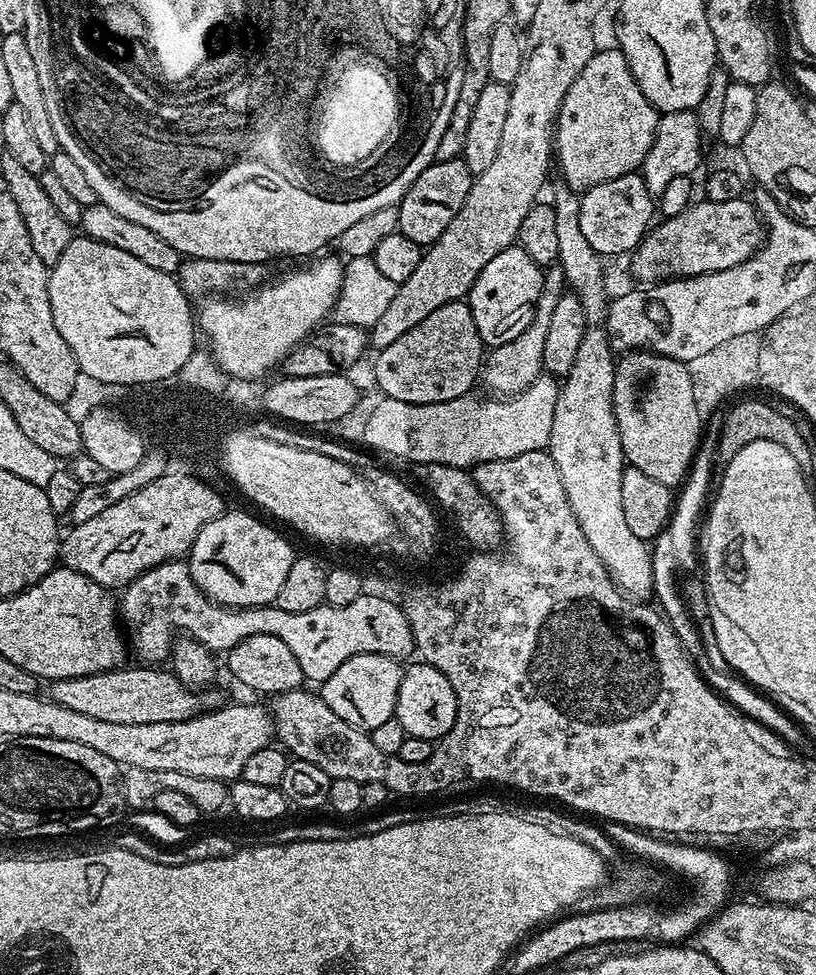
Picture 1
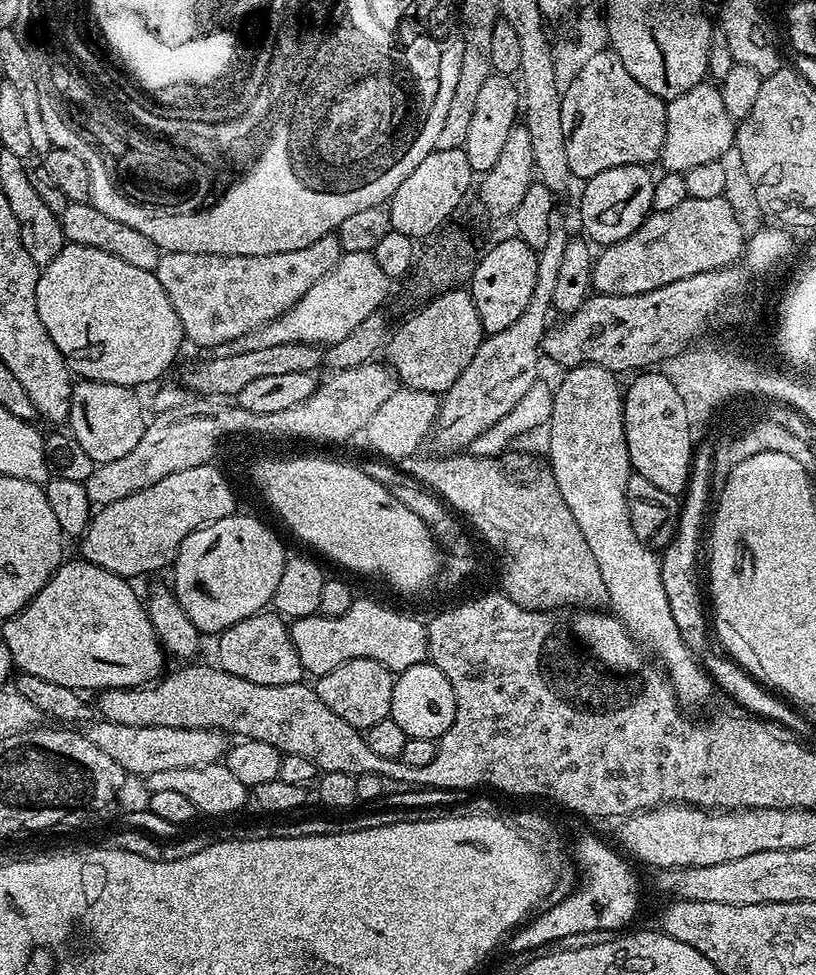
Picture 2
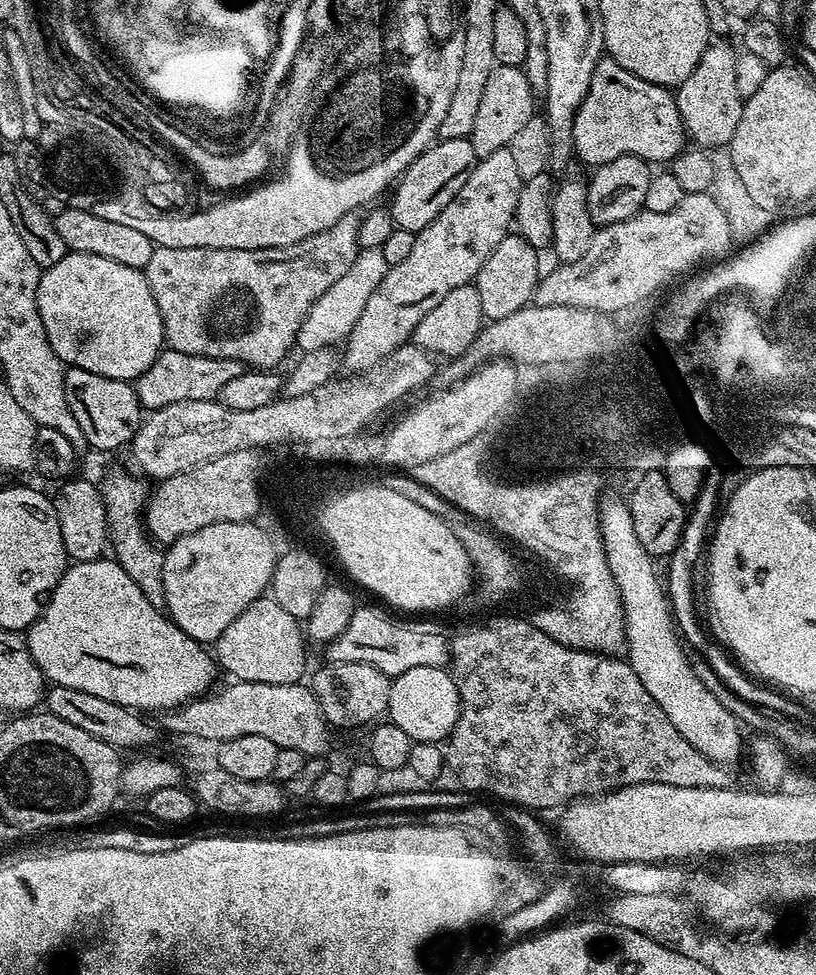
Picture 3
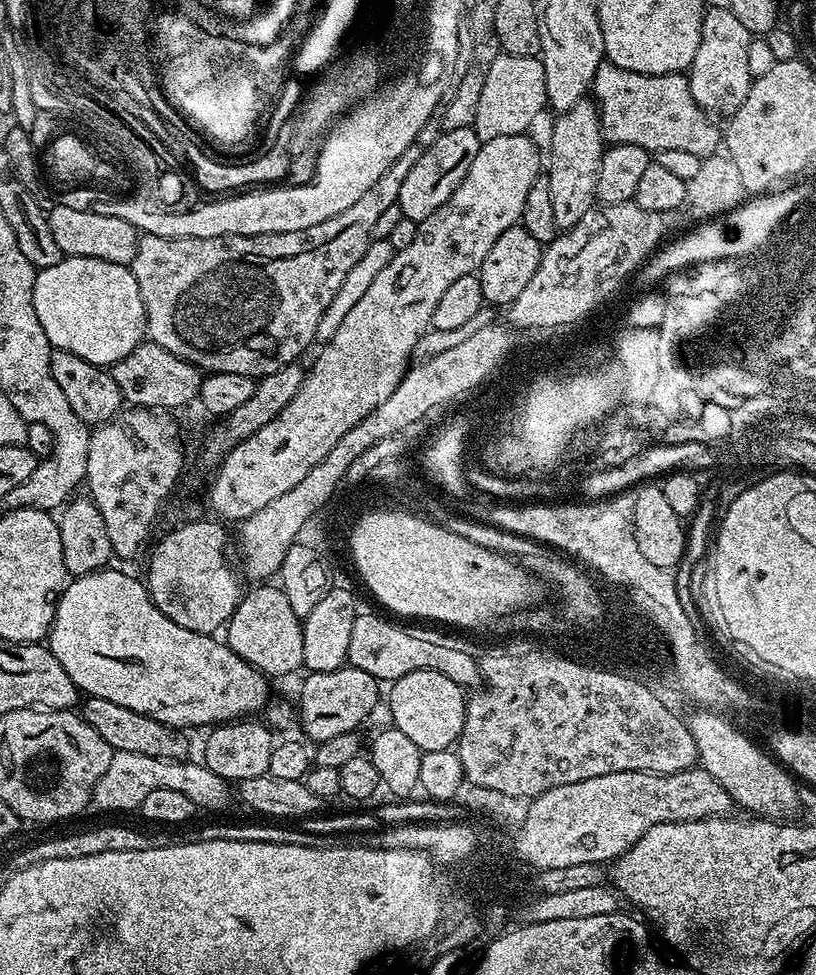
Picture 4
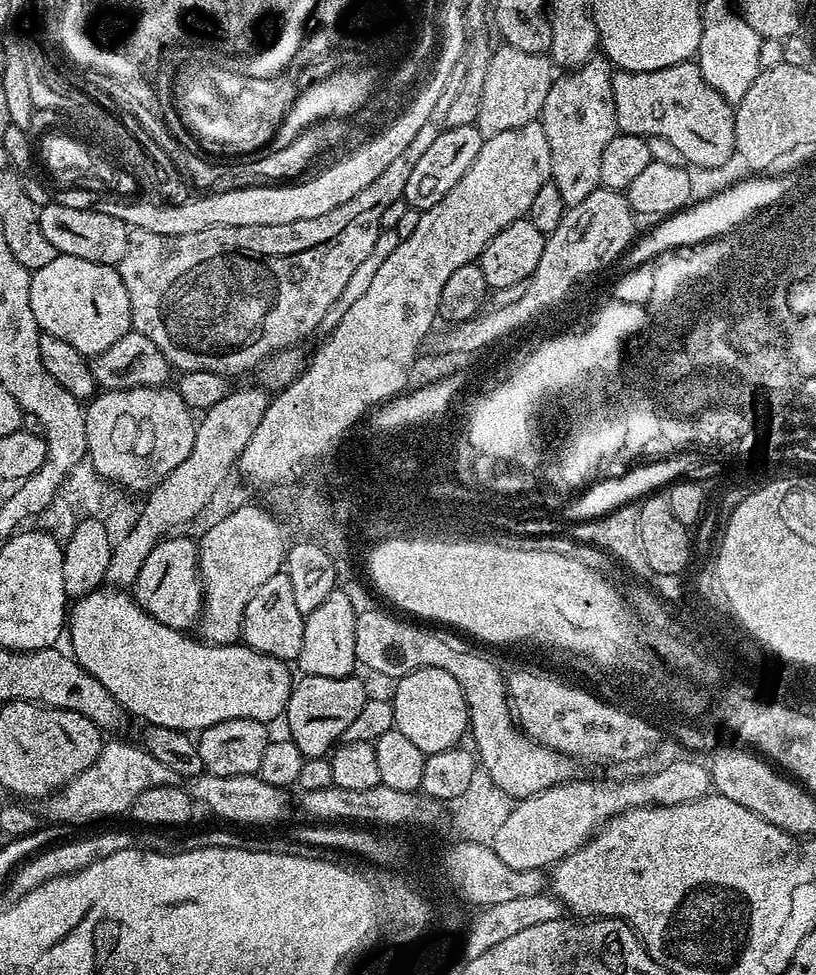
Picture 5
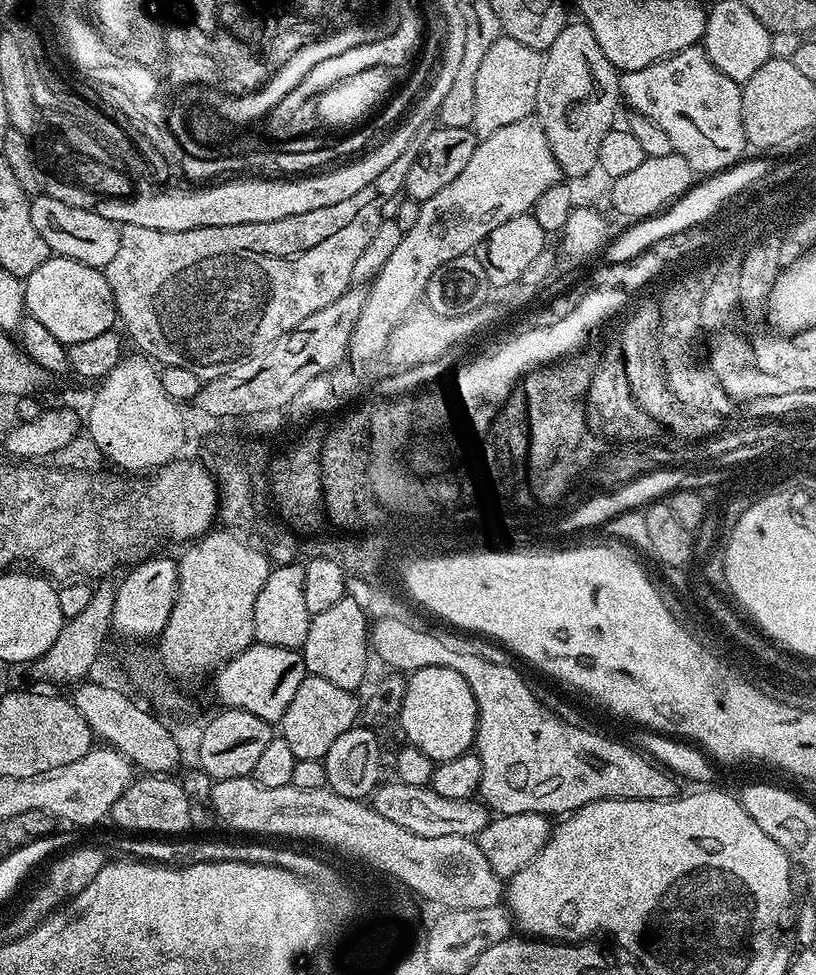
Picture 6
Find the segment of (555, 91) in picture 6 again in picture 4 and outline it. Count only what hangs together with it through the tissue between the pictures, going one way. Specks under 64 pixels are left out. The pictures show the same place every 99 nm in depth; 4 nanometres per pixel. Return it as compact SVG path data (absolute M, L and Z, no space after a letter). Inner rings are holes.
M591 99L580 100L570 110L559 113L552 124L552 137L546 148L546 175L557 229L573 228L597 203L598 170L604 157L606 141L600 133L600 113Z

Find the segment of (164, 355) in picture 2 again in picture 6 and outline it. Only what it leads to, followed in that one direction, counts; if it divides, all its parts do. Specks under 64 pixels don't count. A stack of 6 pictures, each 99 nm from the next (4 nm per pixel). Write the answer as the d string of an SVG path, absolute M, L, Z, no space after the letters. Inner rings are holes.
M52 254L46 262L42 262L42 266L38 266L38 270L34 270L34 274L23 277L22 283L27 315L42 322L42 326L46 326L46 330L50 330L50 334L66 346L98 338L98 334L113 331L117 323L114 294L110 290L110 282L106 282L99 268Z

